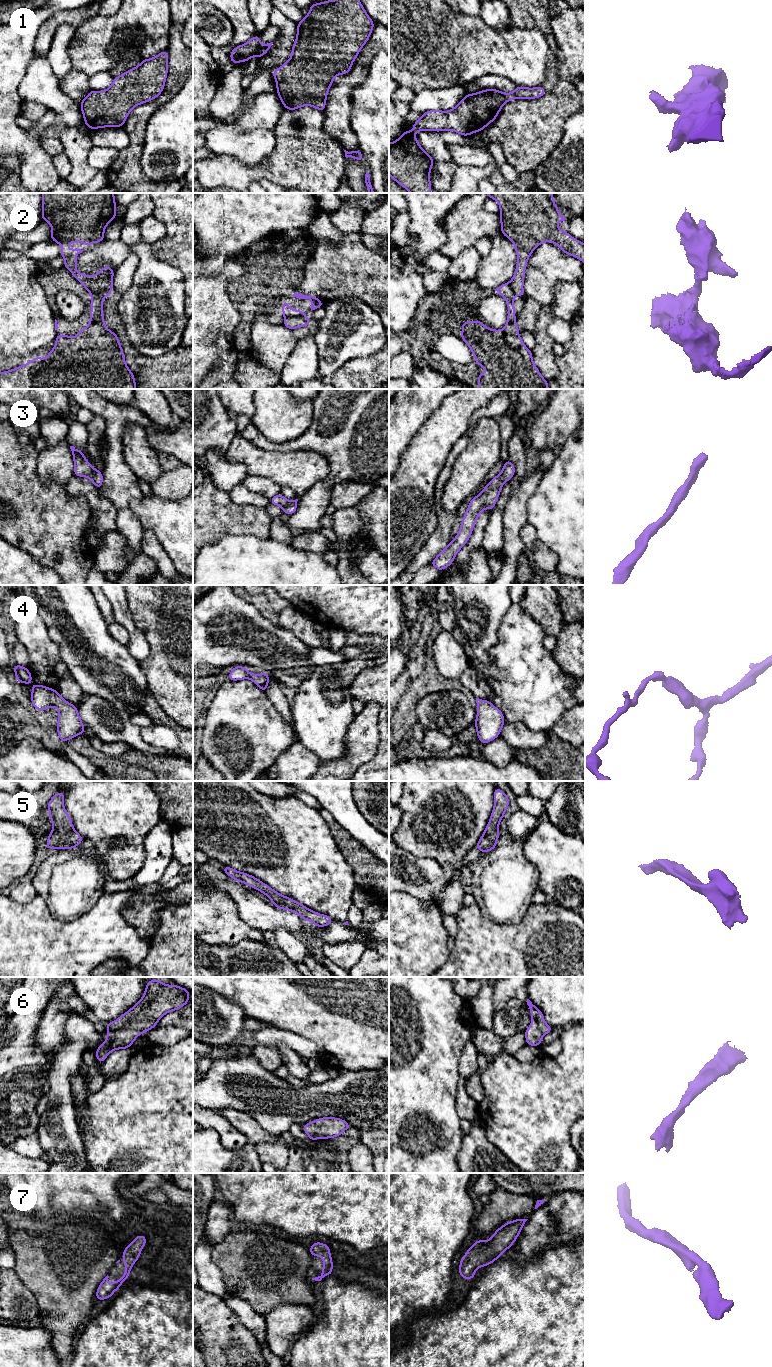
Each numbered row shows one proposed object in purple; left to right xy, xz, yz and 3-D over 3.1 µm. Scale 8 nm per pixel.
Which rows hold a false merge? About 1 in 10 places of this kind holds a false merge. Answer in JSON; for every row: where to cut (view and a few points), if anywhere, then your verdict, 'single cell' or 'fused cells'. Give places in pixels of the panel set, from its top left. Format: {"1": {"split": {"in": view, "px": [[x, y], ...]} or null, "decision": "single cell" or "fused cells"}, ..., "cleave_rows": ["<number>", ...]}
{"1": {"split": null, "decision": "single cell"}, "2": {"split": {"in": "xz", "px": [[304, 314], [285, 317]]}, "decision": "fused cells"}, "3": {"split": null, "decision": "single cell"}, "4": {"split": null, "decision": "single cell"}, "5": {"split": null, "decision": "single cell"}, "6": {"split": null, "decision": "single cell"}, "7": {"split": null, "decision": "single cell"}, "cleave_rows": ["2"]}

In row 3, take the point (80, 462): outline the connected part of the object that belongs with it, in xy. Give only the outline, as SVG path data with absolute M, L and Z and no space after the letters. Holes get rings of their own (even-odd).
M70 446L74 460L74 475L89 478L97 489L100 490L103 483L101 470L96 470L83 455L82 451Z

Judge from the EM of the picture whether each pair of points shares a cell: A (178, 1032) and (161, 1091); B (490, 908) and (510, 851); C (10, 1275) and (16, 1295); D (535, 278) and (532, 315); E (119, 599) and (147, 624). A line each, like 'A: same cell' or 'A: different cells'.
A: different cells
B: same cell
C: same cell
D: different cells
E: different cells

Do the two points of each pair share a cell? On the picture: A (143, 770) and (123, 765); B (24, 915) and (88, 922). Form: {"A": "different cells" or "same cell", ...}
{"A": "same cell", "B": "same cell"}

